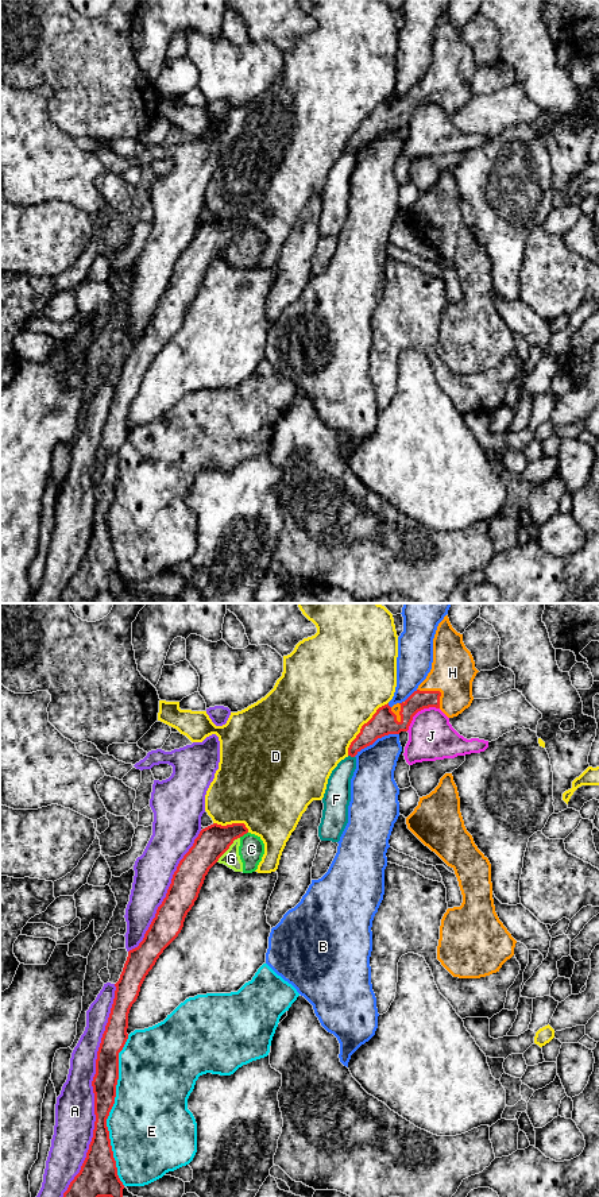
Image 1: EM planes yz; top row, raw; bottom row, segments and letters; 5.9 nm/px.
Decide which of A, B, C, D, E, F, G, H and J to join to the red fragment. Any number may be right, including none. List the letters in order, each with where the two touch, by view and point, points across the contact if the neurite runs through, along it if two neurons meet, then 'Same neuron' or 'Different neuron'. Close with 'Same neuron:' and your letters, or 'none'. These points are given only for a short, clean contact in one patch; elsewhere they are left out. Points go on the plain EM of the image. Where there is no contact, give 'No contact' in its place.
A: Touches red at yz (95, 491). Different neuron
B: Touches red at yz (375, 135). Different neuron
C: Touches red at yz (243, 230). Boundary: yz (247, 227), (239, 232). Different neuron
D: Touches red at yz (362, 123). Different neuron
E: Touches red at yz (109, 506). Different neuron
F: Touches red at yz (351, 151). Boundary: yz (348, 150), (354, 153). Different neuron
G: Touches red at yz (228, 243). Boundary: yz (239, 232), (216, 257). Different neuron
H: Touches red at yz (436, 87). Same neuron
J: Touches red at yz (418, 105). Boundary: yz (439, 103), (421, 104), (413, 112), (406, 126). Different neuron
Same neuron: H

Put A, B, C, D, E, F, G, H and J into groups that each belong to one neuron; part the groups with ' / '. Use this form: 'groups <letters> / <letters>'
groups A / B / C G / D / E / F / H / J

